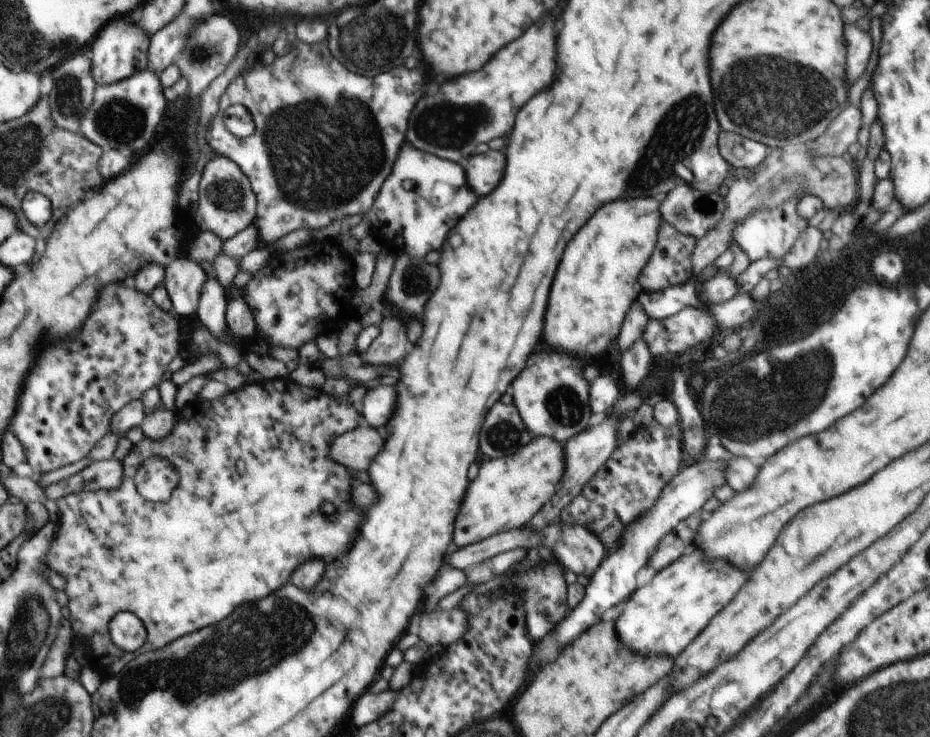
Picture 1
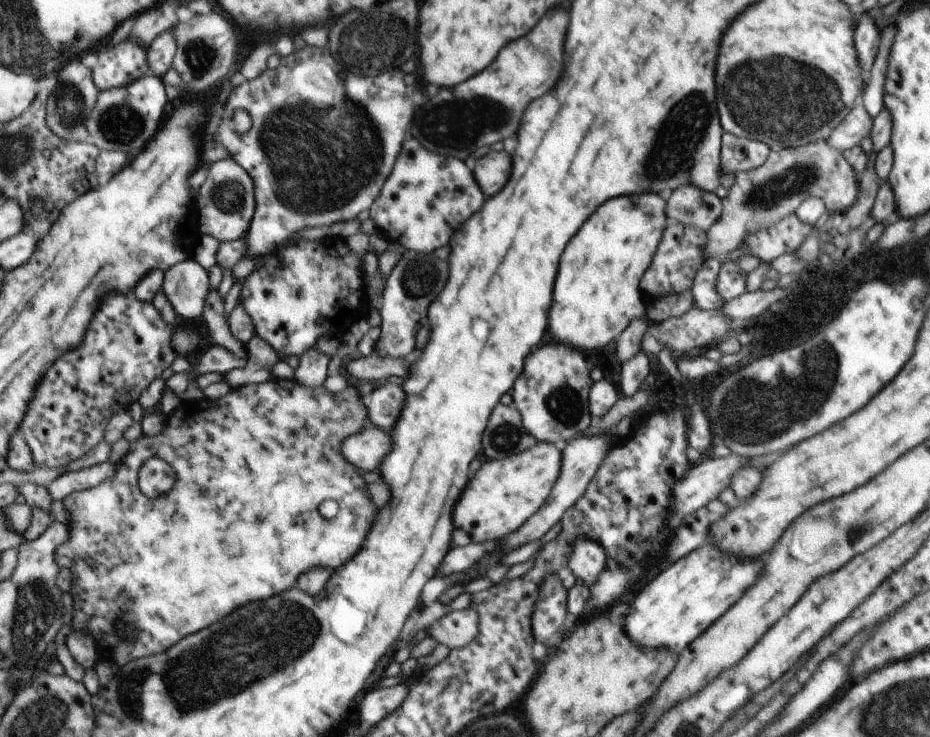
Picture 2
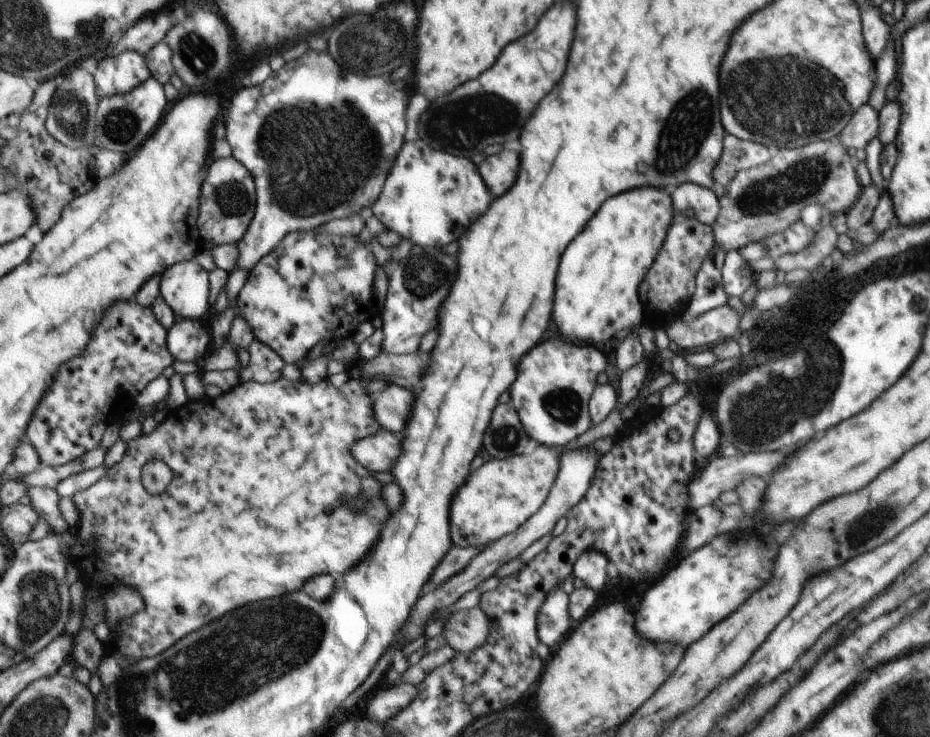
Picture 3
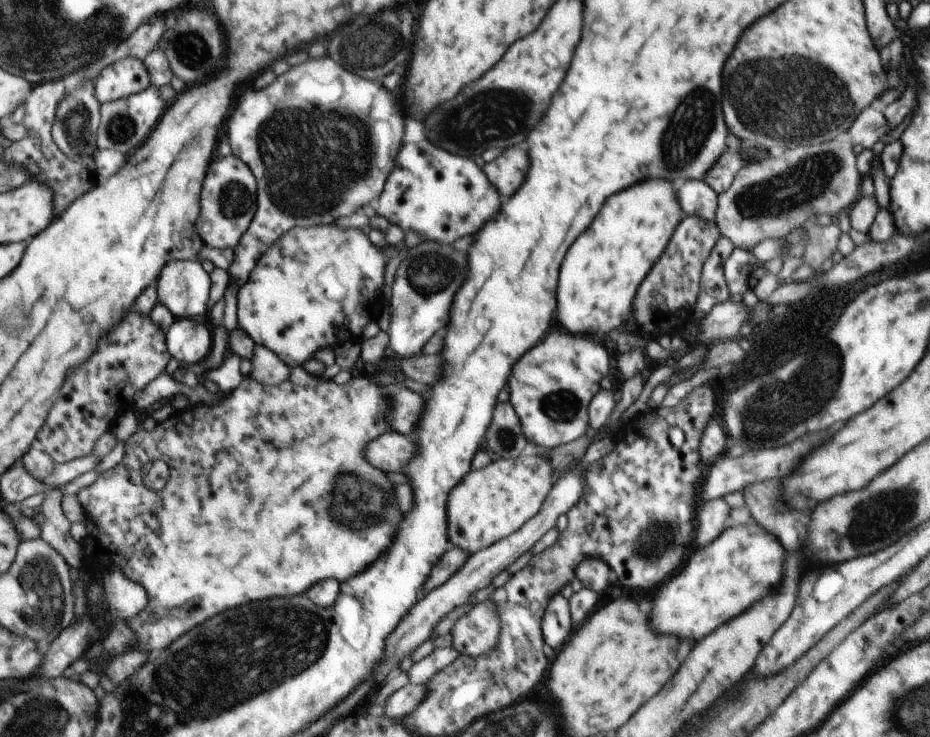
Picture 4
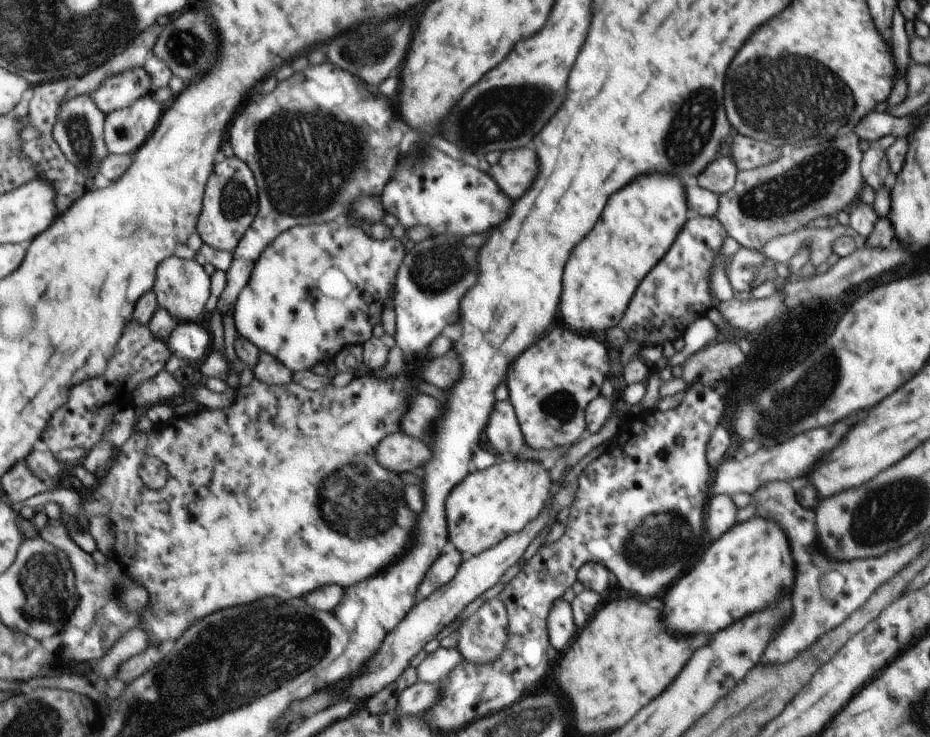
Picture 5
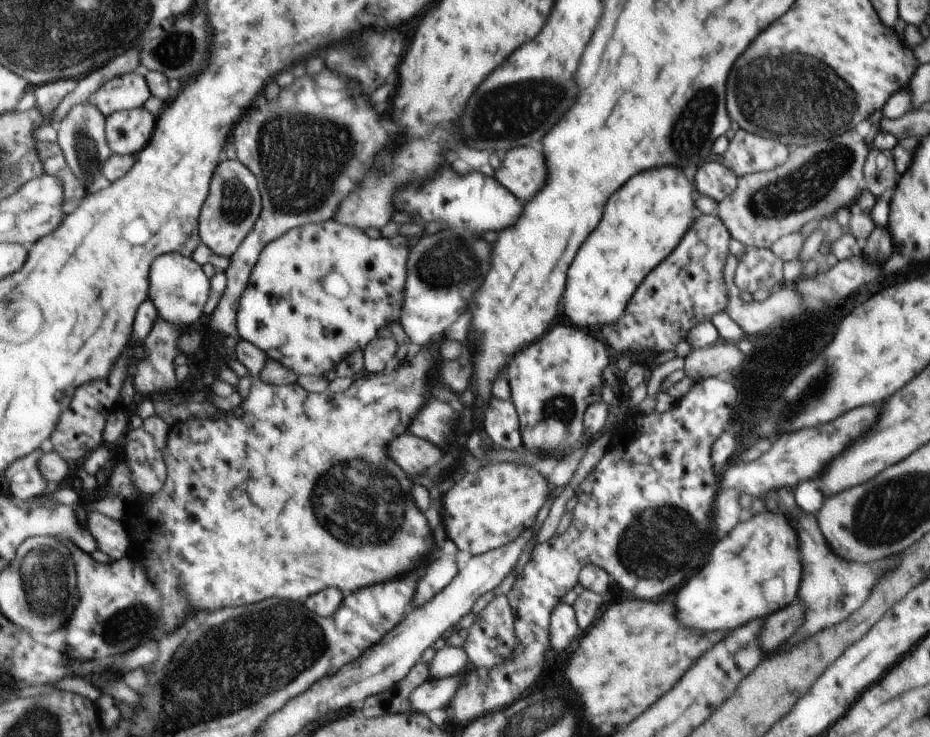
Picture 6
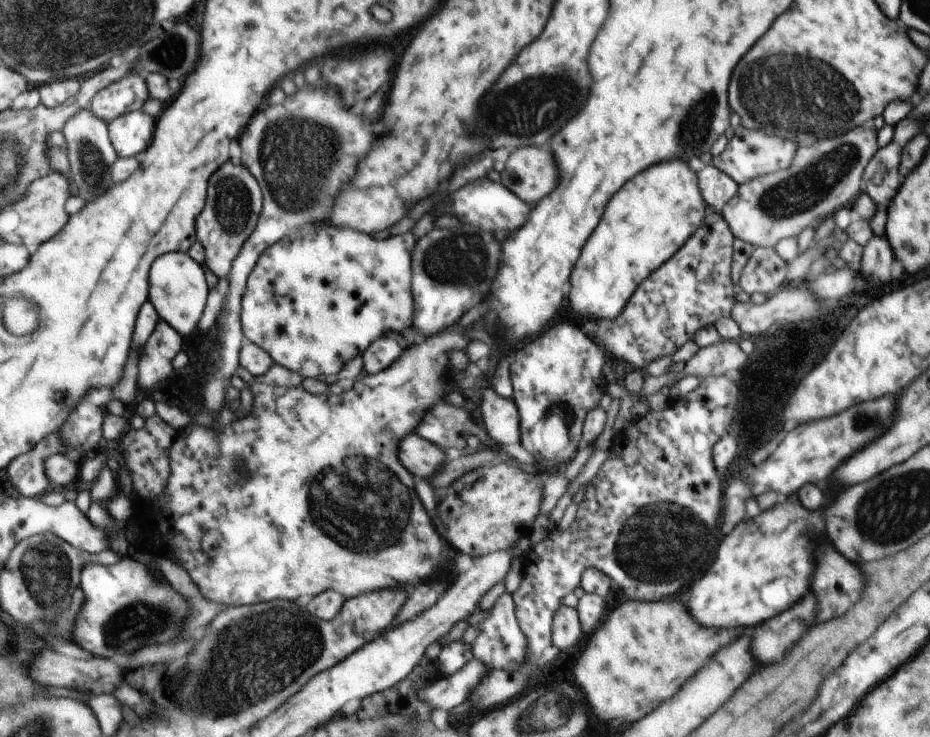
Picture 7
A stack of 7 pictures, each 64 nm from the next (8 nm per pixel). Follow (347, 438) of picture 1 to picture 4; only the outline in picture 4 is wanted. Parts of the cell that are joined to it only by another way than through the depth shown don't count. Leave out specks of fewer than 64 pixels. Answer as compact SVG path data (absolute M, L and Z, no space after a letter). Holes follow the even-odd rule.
M385 432L367 448L367 460L381 472L399 472L415 452L409 438L411 436L401 436L397 432Z

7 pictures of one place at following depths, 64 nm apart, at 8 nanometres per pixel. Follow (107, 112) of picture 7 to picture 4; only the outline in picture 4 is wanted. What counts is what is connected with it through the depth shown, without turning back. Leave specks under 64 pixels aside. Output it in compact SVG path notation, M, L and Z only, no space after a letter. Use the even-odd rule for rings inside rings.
M134 57L114 62L96 80L96 96L101 104L128 98L152 86L143 61Z

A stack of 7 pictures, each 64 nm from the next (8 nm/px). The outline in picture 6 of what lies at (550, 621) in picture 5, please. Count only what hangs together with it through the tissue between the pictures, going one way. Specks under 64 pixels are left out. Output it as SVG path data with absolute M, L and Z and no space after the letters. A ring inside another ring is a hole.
M559 603L550 616L551 648L563 650L579 634L579 626L574 607Z

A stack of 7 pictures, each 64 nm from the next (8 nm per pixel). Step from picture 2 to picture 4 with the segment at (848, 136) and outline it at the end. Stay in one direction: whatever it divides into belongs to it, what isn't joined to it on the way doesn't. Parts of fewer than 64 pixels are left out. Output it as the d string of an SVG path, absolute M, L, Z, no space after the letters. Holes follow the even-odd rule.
M867 106L853 120L846 135L850 138L850 144L869 149L889 130L891 129L886 126L881 110L878 107Z

